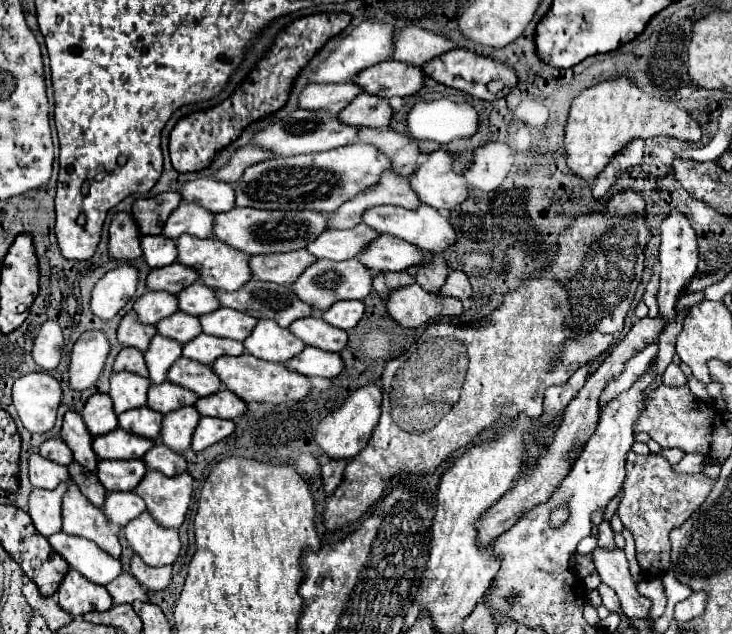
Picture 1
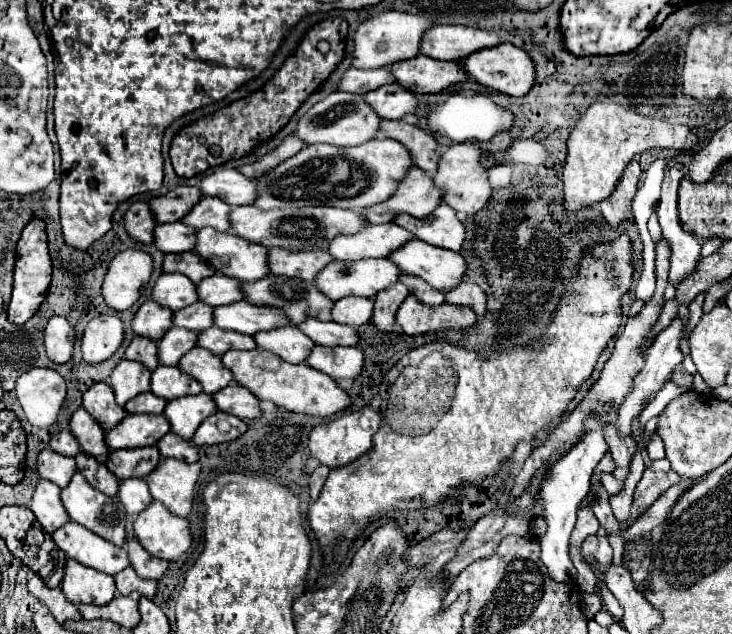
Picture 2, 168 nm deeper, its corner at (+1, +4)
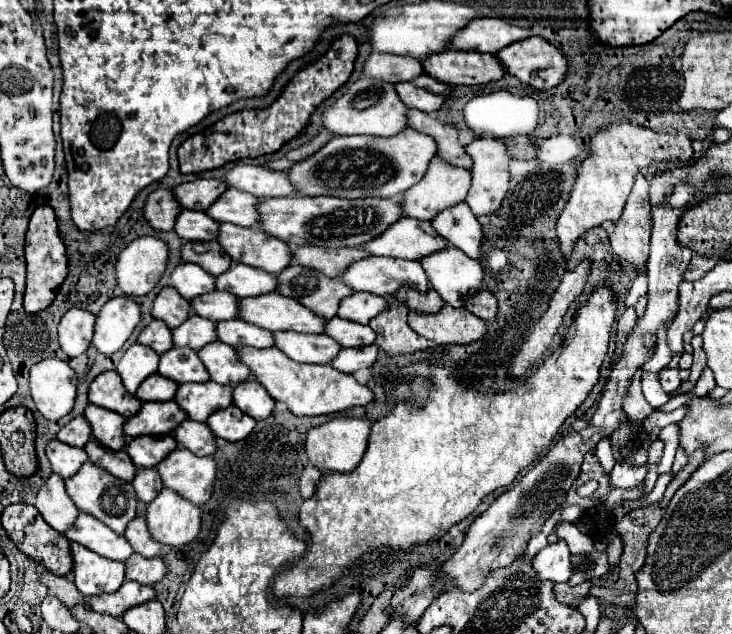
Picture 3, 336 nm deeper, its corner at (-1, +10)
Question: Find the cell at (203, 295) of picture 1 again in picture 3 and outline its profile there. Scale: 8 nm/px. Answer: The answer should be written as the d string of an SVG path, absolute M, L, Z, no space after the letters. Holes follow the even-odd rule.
M231 264L231 268L215 278L215 288L235 294L237 298L261 296L275 290L275 276L269 272L253 270L245 264Z

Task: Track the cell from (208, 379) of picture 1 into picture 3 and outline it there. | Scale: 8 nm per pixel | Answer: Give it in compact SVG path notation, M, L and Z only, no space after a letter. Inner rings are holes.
M211 342L205 344L201 350L197 350L197 356L205 364L209 376L217 384L227 384L227 386L237 386L241 380L247 380L251 376L249 368L245 368L237 356L235 348L223 342Z

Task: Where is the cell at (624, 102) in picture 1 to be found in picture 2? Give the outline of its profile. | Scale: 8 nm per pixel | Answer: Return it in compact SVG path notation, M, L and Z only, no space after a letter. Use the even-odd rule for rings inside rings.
M589 106L567 140L567 162L563 168L563 208L573 216L585 206L593 206L611 196L623 170L643 152L653 148L687 152L697 146L697 136L687 126L671 126L665 118L647 118L623 106Z

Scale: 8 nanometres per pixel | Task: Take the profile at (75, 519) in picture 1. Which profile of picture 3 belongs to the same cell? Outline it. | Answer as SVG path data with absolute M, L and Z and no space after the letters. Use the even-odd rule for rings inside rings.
M85 462L85 466L81 466L75 476L67 478L65 480L65 488L67 488L69 498L77 504L77 508L81 512L95 516L97 520L101 520L105 526L109 526L117 534L123 534L125 528L127 528L127 524L135 518L137 496L133 492L131 482L117 480L115 476L111 476L103 468L93 466L91 462Z

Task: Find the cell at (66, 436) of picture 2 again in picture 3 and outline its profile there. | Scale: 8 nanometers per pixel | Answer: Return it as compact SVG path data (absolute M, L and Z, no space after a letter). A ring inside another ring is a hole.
M83 416L73 418L57 434L57 440L61 440L63 444L69 444L69 446L77 446L77 448L83 448L89 438L91 438L91 428Z

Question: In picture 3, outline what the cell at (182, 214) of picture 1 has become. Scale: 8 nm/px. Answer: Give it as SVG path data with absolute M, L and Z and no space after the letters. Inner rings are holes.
M227 188L209 208L207 216L219 222L231 222L235 226L255 226L257 224L257 198L247 192L237 192L235 188Z

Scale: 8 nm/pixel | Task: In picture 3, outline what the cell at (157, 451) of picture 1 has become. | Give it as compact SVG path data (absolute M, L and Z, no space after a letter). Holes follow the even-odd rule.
M183 420L175 430L173 438L177 440L179 448L187 448L197 456L211 456L215 452L215 436L209 434L209 428L201 422Z

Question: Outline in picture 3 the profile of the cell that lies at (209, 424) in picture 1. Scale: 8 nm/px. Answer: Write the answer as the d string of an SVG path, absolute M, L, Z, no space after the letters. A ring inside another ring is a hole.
M229 406L225 410L213 412L205 424L213 432L213 436L229 442L243 440L255 428L255 420L251 416L245 416L237 406Z

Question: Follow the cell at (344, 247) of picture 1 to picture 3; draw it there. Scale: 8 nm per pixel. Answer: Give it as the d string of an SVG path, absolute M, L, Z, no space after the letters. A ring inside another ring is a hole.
M399 218L381 236L357 248L363 252L371 252L373 256L393 256L393 258L417 260L445 246L447 242L431 228L429 222Z

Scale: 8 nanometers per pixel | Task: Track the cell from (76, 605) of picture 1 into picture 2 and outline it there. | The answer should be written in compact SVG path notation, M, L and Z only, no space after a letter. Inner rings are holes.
M67 560L61 590L73 604L103 606L115 596L115 580L113 576L87 568L77 560Z

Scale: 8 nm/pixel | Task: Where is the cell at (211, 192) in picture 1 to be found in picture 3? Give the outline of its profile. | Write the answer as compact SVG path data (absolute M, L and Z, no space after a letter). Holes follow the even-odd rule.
M237 164L223 176L223 182L229 188L237 188L249 192L257 198L273 198L273 196L289 196L293 194L293 186L285 180L283 172L271 172L263 166Z

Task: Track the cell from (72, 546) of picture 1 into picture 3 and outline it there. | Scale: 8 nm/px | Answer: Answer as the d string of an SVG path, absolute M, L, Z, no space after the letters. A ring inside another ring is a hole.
M81 512L77 516L77 520L65 532L65 536L69 542L77 542L77 544L97 552L99 556L115 560L115 562L125 562L133 554L129 542L123 536L115 534L103 522L99 522L97 518L89 516L85 512Z

